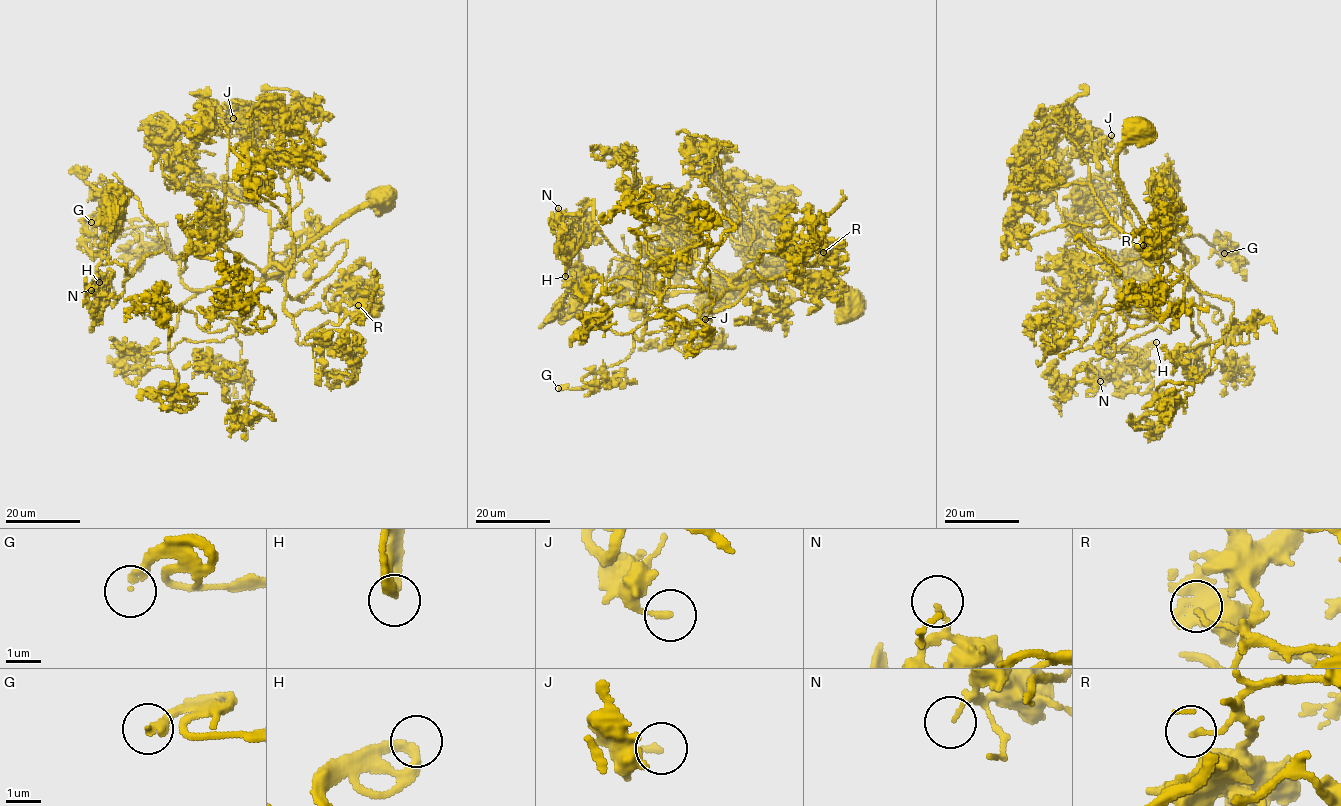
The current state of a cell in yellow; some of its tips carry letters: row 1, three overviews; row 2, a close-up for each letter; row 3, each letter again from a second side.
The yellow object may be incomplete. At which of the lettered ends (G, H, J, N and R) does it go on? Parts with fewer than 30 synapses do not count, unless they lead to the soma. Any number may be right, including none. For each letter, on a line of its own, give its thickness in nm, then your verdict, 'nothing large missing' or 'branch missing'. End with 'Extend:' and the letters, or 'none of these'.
G: 190 nm | nothing large missing
H: 240 nm | nothing large missing
J: 170 nm | nothing large missing
N: 100 nm | nothing large missing
R: 140 nm | nothing large missing
Extend: none of these

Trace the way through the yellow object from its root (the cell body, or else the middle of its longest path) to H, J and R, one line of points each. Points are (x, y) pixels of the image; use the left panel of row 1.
H: (382, 198), (271, 279), (190, 290), (185, 257), (163, 251), (112, 307), (99, 282)
J: (382, 198), (340, 217), (265, 275), (272, 231), (301, 191), (291, 150), (242, 140), (225, 117), (233, 118)
R: (382, 198), (264, 272), (286, 272), (299, 343), (358, 305)

